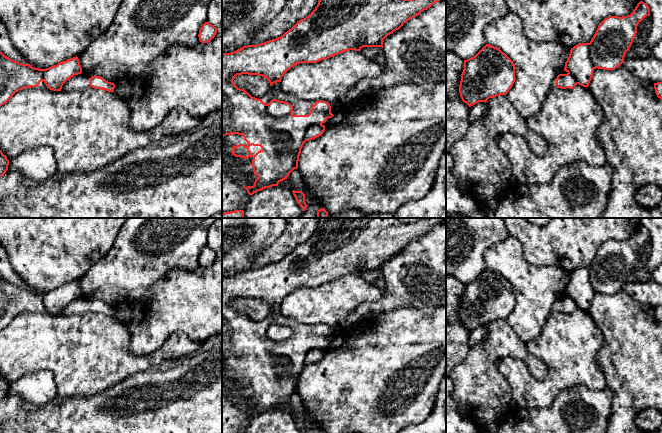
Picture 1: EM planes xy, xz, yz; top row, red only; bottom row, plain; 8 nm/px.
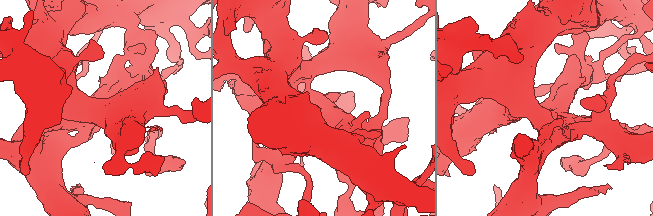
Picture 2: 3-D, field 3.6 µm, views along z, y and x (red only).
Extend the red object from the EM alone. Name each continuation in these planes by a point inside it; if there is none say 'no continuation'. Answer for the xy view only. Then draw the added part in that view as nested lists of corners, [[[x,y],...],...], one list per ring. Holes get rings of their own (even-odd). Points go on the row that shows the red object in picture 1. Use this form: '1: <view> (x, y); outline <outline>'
1: xy (79, 82); outline [[[83,73],[75,75],[63,84],[61,91],[81,91],[90,88],[91,77]]]

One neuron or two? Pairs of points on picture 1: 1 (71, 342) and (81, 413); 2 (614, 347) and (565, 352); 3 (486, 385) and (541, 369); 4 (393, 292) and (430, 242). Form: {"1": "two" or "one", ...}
{"1": "two", "2": "two", "3": "one", "4": "one"}

